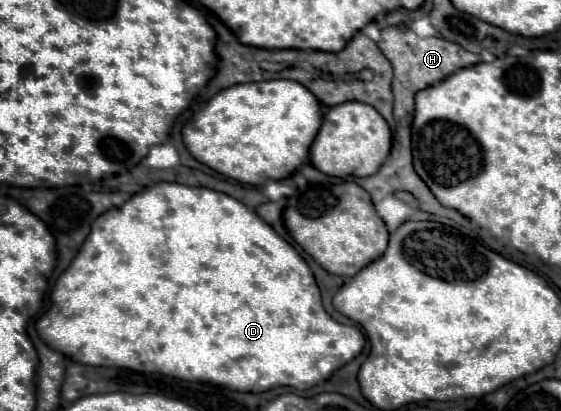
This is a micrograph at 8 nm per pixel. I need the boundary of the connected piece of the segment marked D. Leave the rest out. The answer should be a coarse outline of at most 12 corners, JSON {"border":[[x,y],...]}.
{"border":[[157,183],[37,333],[75,363],[301,391],[365,347],[253,209]]}

